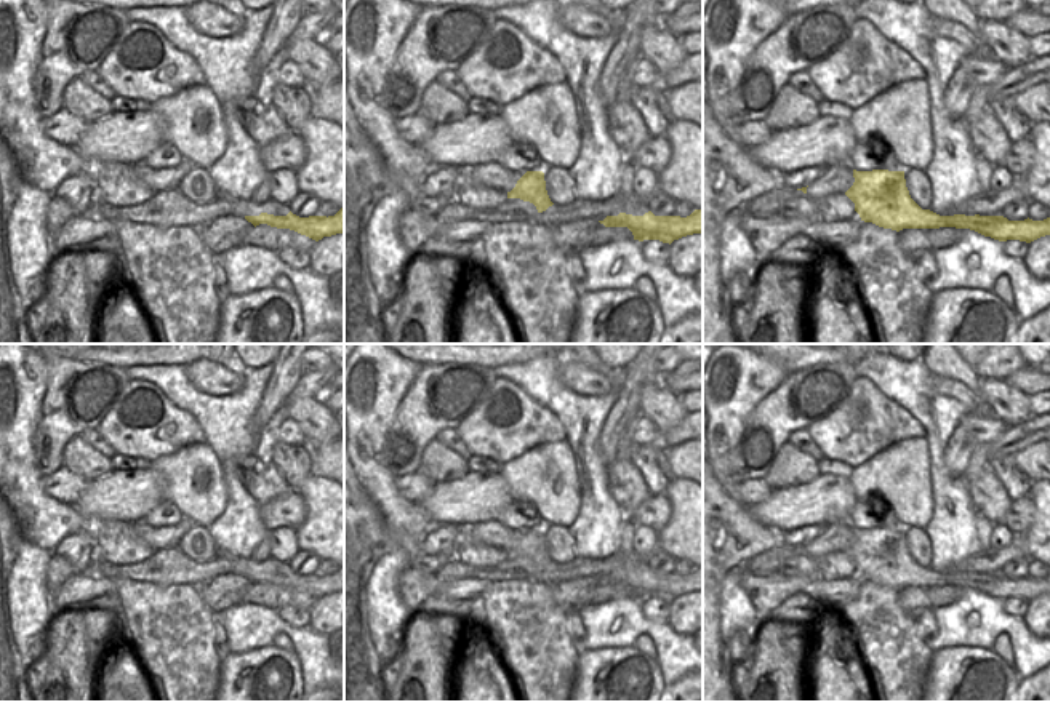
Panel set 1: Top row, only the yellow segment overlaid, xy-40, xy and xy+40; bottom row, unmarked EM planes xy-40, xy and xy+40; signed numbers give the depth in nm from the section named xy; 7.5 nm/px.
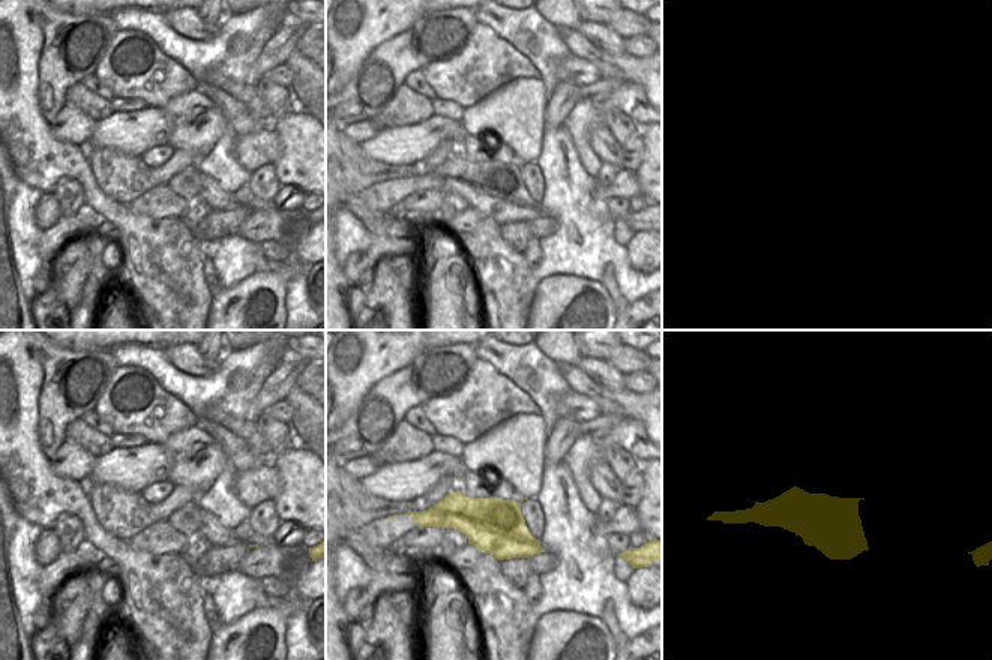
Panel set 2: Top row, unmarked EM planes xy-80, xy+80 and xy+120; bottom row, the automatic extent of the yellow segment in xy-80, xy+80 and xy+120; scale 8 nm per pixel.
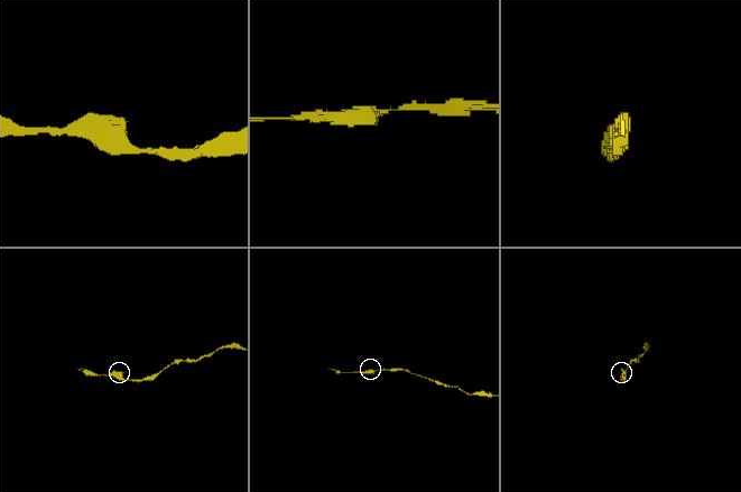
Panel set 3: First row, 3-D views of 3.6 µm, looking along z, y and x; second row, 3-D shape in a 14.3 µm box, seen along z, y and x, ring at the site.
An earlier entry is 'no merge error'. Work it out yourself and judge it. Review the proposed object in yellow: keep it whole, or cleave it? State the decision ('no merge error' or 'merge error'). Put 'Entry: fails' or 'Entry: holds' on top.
Entry: holds
no merge error

